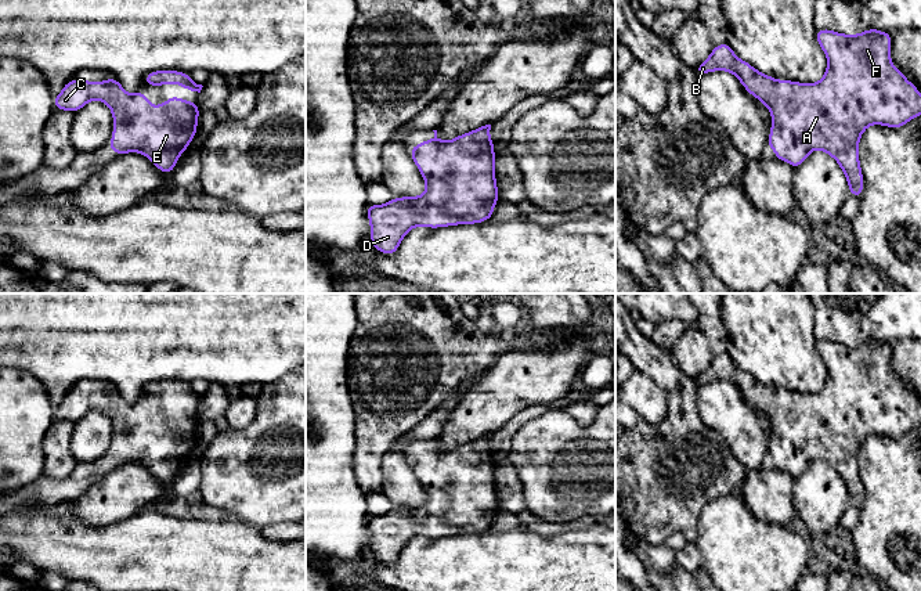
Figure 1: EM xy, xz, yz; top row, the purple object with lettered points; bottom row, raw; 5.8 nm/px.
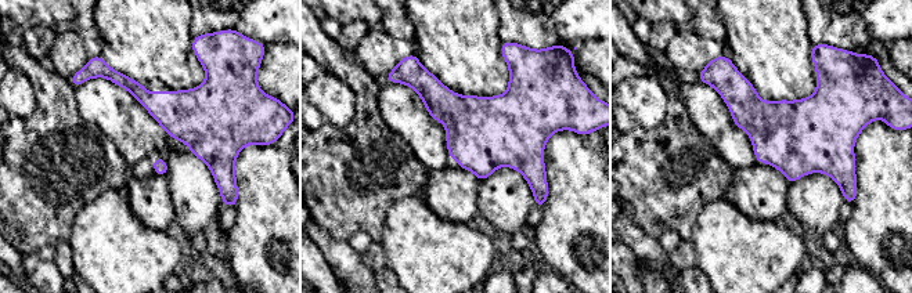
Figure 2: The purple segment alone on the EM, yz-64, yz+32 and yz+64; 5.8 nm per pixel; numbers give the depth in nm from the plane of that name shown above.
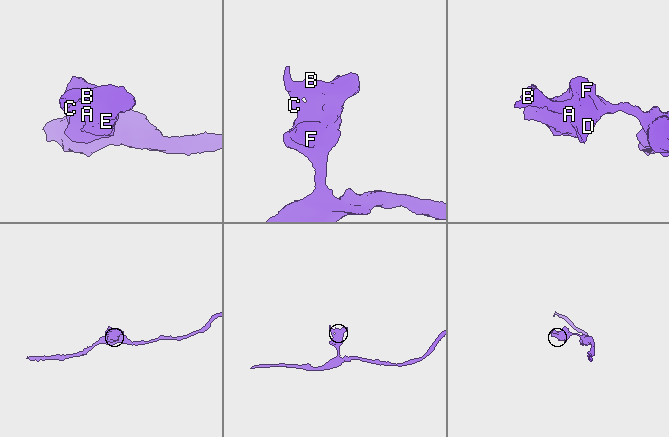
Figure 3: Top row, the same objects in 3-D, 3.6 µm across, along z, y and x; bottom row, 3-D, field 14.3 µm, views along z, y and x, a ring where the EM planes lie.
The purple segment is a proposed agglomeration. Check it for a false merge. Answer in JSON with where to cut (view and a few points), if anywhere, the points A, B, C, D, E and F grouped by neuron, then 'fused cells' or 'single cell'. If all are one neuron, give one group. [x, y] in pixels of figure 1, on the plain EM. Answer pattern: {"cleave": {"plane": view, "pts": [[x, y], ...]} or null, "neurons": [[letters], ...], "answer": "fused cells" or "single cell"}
{"cleave": null, "neurons": [["A", "B", "C", "D", "E", "F"]], "answer": "single cell"}

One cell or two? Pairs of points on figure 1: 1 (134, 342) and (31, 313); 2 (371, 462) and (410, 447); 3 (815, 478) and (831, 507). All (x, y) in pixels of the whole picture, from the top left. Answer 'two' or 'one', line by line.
1: one
2: two
3: one

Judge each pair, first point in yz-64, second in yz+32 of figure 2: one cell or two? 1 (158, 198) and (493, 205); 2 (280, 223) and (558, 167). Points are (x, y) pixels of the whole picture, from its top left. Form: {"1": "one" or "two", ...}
{"1": "two", "2": "one"}

